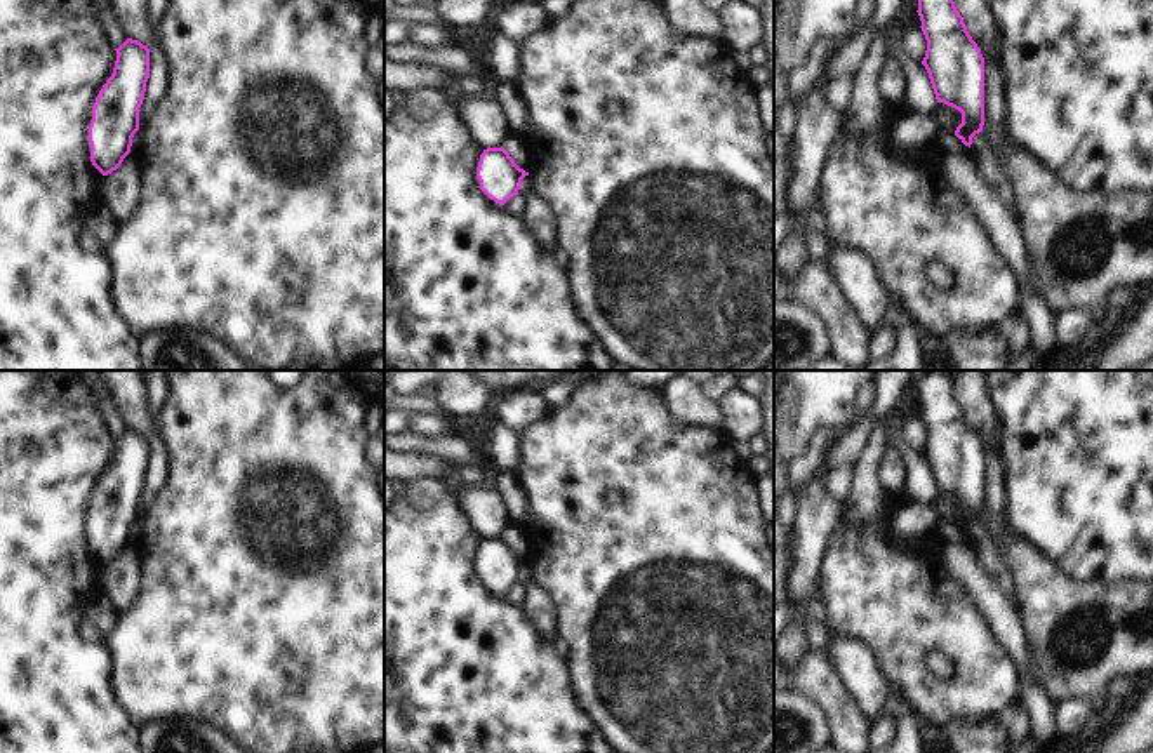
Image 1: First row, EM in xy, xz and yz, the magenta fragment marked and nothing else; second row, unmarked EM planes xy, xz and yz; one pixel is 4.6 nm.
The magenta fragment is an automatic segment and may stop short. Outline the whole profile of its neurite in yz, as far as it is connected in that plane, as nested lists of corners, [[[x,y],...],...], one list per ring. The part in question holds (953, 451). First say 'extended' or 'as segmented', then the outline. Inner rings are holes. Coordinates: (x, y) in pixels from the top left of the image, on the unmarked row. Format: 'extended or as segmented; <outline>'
as segmented; [[[932,370],[920,381],[916,402],[927,430],[922,454],[937,492],[962,503],[955,525],[970,537],[984,515],[984,447],[955,396],[951,377]]]

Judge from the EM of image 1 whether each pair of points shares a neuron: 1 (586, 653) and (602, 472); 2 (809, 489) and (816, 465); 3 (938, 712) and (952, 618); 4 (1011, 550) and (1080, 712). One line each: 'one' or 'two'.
1: one
2: two
3: one
4: two

